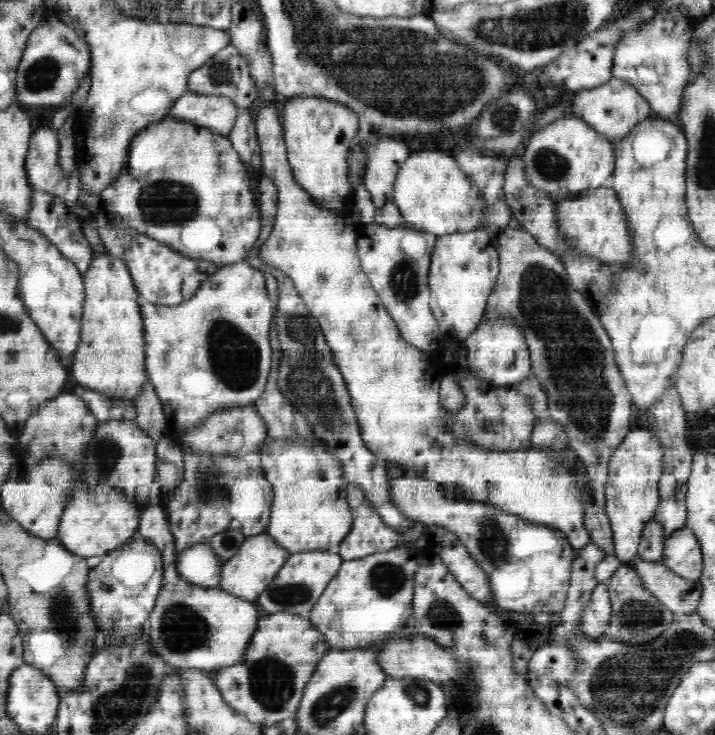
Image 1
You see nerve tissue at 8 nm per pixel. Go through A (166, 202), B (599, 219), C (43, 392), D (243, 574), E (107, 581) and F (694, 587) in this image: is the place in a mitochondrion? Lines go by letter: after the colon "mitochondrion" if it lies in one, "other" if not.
A: mitochondrion
B: other
C: other
D: other
E: mitochondrion
F: other

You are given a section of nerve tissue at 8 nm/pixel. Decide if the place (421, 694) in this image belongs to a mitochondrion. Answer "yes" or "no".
yes

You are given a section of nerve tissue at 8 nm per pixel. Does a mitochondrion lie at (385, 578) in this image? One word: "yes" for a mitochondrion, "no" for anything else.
yes

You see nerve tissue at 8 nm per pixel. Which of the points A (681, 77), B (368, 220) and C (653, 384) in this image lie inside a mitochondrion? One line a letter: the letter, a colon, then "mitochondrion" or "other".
A: other
B: other
C: other

